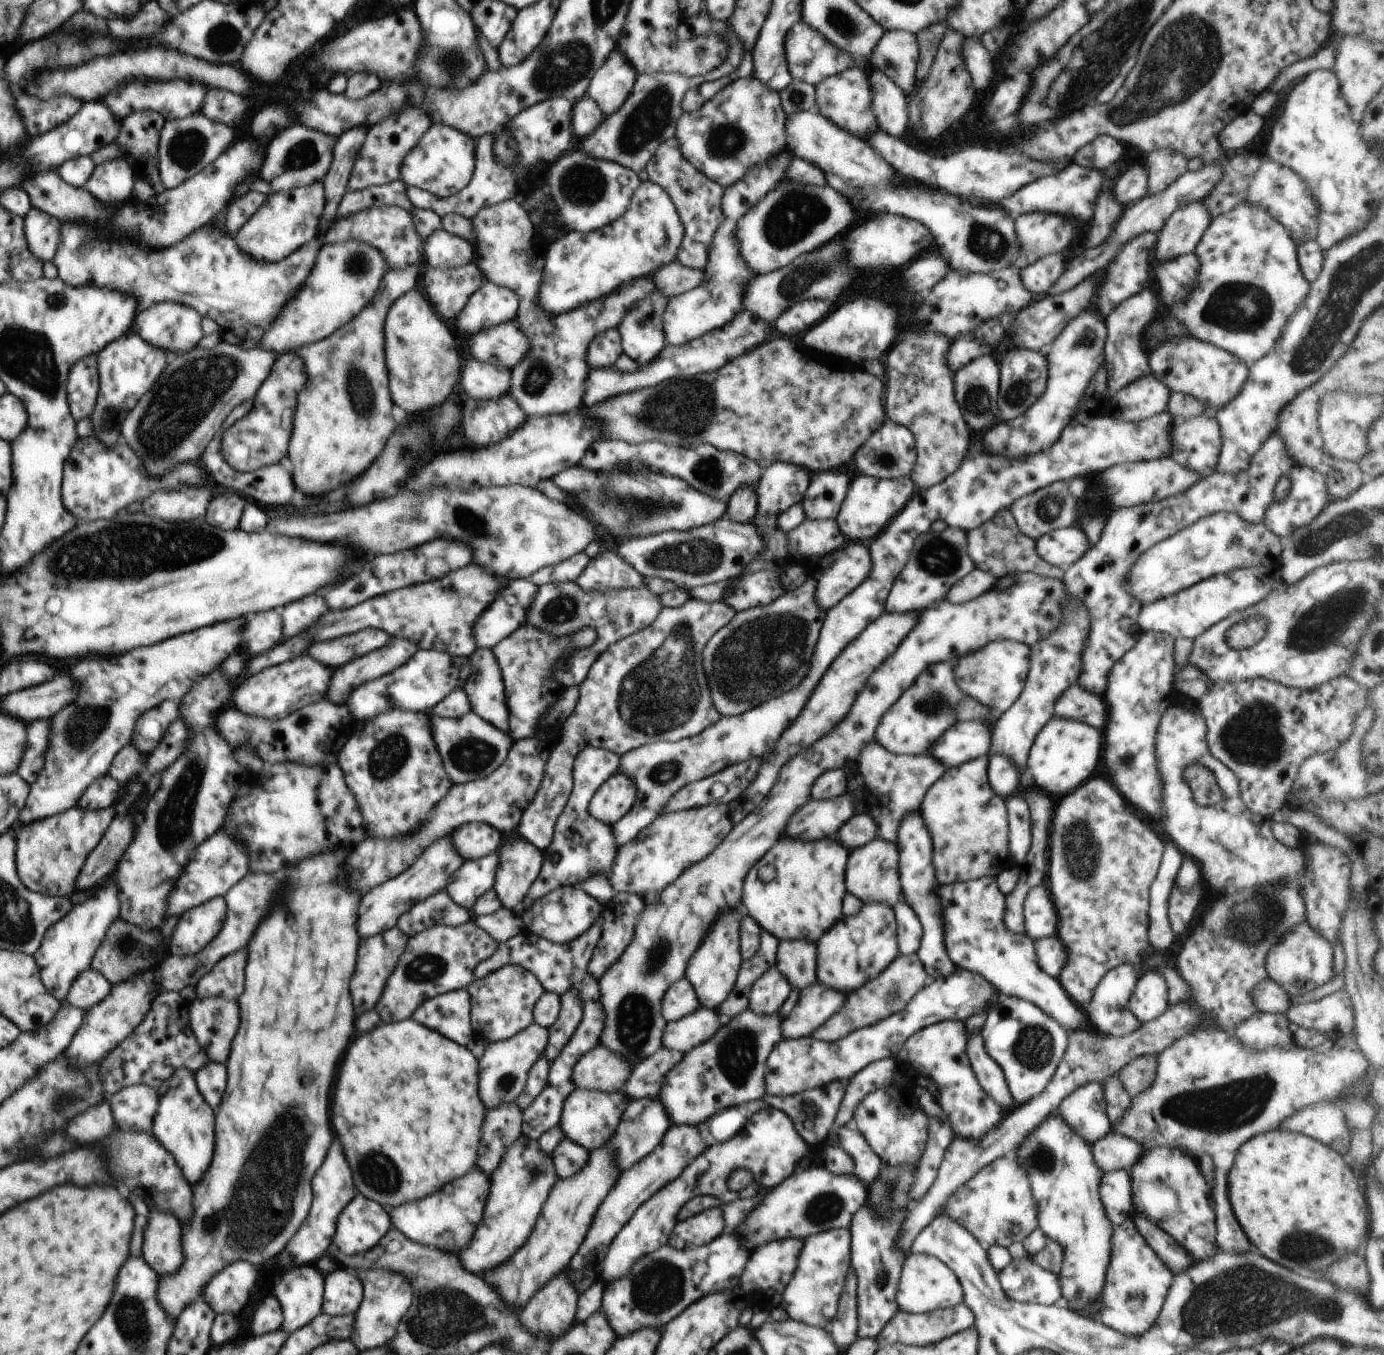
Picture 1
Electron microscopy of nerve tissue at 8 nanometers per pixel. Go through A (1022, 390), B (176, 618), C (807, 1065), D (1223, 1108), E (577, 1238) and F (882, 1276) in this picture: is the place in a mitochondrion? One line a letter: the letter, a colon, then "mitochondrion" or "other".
A: mitochondrion
B: other
C: other
D: mitochondrion
E: other
F: mitochondrion

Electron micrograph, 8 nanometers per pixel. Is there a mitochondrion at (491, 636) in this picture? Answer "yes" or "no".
no

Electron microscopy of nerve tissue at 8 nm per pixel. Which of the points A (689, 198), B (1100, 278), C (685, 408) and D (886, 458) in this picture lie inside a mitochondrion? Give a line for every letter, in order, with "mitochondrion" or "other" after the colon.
A: other
B: other
C: mitochondrion
D: mitochondrion

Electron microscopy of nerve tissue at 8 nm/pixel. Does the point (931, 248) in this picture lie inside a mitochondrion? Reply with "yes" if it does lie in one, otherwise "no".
no

